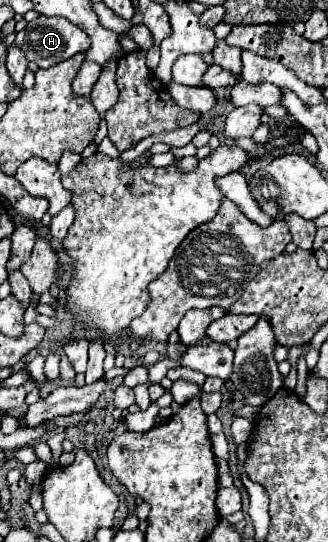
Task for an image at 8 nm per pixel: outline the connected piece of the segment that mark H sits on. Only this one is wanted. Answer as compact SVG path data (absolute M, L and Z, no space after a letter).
M38 17L30 21L24 31L16 33L16 45L26 53L28 61L36 61L38 67L52 67L58 65L76 53L86 53L90 49L90 37L78 25L66 21L64 17Z

